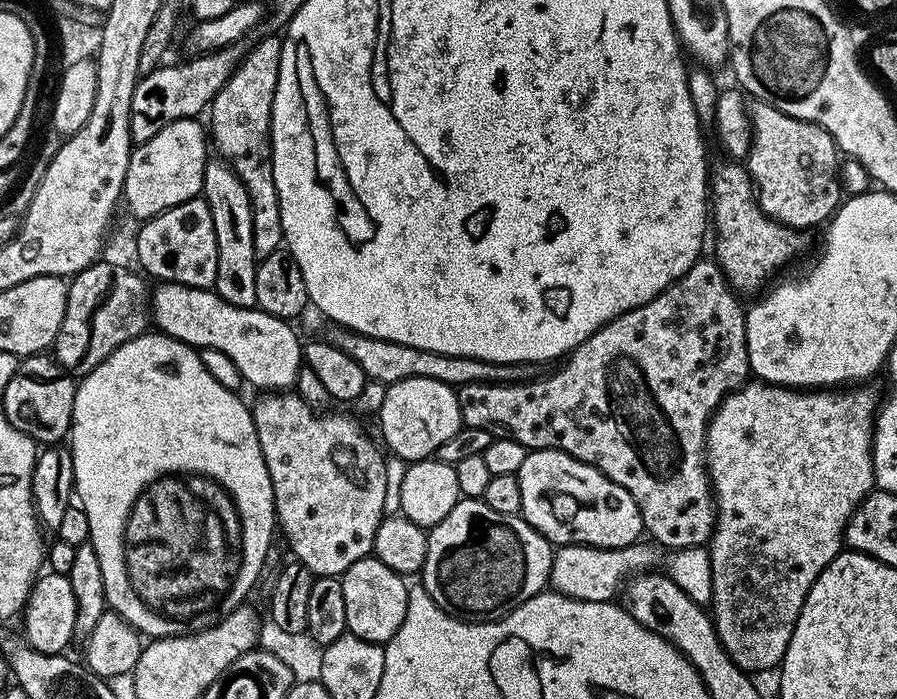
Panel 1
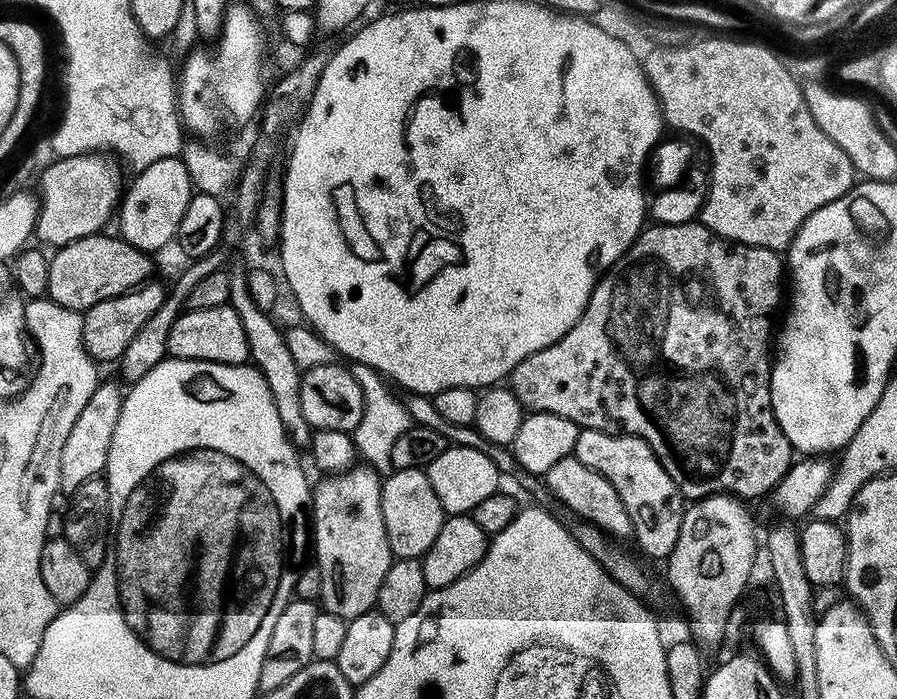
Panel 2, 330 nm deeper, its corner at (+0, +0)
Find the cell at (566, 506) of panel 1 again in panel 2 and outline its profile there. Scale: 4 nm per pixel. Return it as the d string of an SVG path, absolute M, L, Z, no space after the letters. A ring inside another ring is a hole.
M582 428L574 455L578 462L582 462L582 466L590 466L590 470L602 474L602 478L606 478L606 482L618 490L618 498L622 498L622 506L626 506L626 514L630 514L632 519L632 536L640 543L641 550L660 562L667 561L674 550L674 542L678 542L678 530L682 526L686 501L678 486L674 486L674 478L666 474L662 462L658 462L648 443L637 436L615 436L612 432Z

